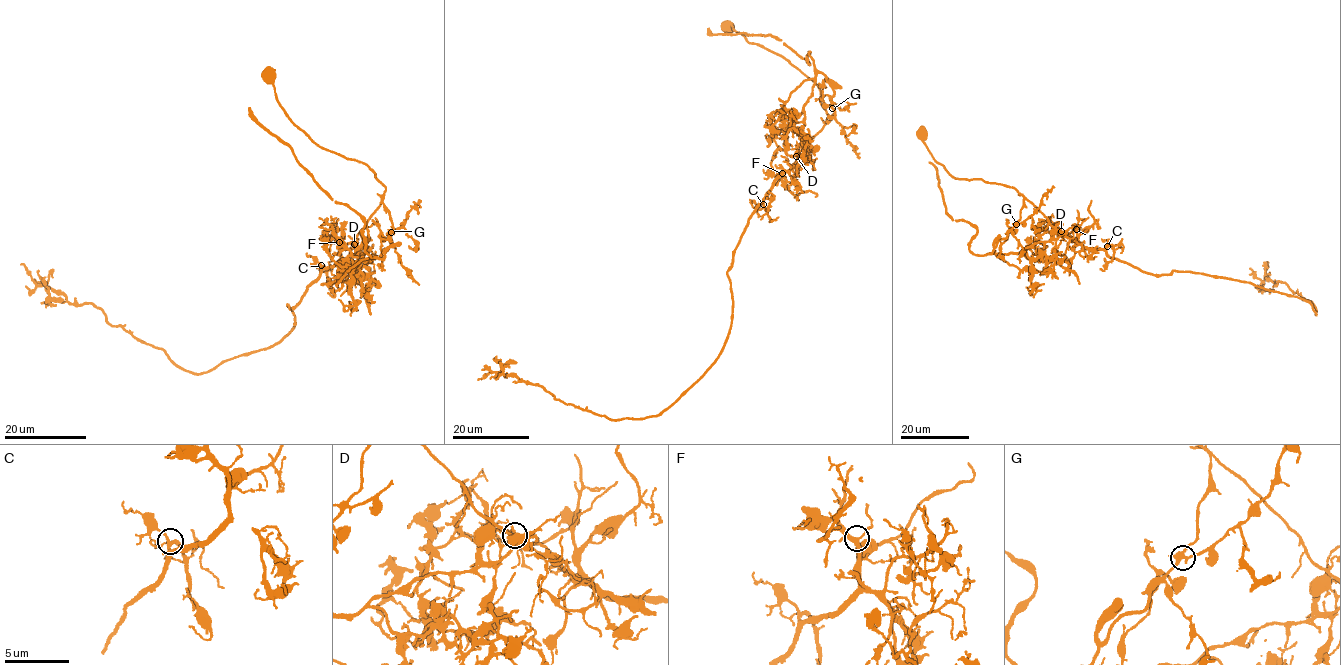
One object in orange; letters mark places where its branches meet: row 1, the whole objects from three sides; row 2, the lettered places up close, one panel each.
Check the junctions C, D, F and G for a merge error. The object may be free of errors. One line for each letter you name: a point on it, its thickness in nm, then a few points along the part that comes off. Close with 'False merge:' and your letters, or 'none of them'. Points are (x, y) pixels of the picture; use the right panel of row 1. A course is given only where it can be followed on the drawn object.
D: place (1061, 231); calibre 240 nm; course (1061, 232), (1148, 273), (1218, 276), (1297, 296), (1316, 315), (1297, 291), (1265, 277), (1268, 263)
False merge: D

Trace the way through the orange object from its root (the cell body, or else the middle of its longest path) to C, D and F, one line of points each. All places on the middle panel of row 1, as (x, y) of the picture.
C: (728, 27), (804, 73), (818, 87), (828, 115), (809, 141), (809, 150), (776, 179), (763, 204)
D: (728, 27), (750, 42), (781, 55), (818, 87), (828, 118), (809, 141), (809, 150), (796, 156)
F: (728, 27), (781, 55), (819, 89), (826, 124), (809, 141), (809, 150), (782, 173)

